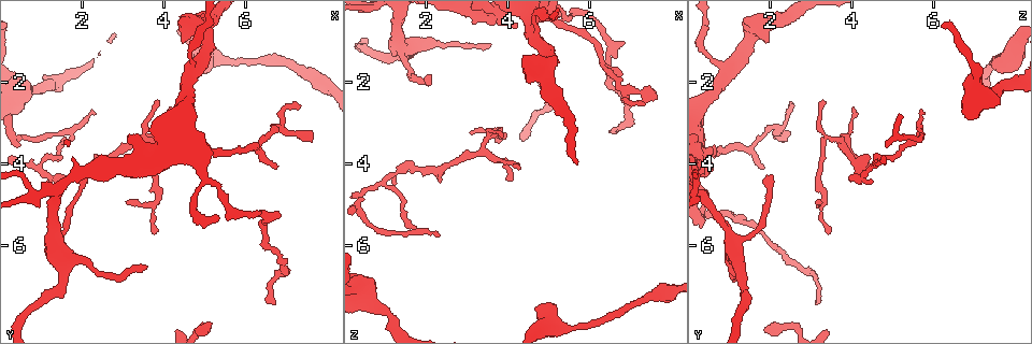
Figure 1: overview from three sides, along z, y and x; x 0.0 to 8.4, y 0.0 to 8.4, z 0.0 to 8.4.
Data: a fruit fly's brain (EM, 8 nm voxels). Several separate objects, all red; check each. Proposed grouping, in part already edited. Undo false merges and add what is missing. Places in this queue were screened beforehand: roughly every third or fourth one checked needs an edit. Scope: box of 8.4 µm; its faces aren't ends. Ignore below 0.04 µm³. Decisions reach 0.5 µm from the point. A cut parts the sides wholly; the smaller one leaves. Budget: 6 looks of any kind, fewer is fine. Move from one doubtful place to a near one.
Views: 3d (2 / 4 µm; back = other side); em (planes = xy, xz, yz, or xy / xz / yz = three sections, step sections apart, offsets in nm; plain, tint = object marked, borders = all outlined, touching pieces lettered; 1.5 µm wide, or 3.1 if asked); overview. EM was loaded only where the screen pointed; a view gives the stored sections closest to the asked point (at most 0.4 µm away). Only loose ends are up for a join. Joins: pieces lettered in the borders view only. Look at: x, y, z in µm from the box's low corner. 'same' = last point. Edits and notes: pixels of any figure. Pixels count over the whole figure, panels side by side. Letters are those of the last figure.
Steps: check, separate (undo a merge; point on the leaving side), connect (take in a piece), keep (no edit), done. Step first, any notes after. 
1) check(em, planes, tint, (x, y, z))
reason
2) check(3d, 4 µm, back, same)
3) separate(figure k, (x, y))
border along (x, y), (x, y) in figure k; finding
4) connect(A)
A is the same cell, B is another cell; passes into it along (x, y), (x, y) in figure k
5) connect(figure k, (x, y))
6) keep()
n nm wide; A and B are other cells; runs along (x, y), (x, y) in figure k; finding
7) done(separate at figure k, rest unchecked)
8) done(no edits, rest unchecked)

check(3d, 4 µm, (2.15, 4.40, 1.90))
an open end

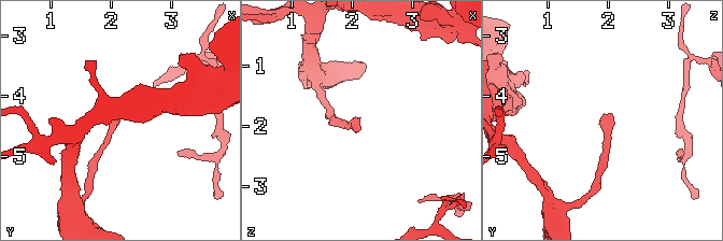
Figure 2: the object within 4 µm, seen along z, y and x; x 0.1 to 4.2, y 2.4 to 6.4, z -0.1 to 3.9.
check(em, planes, borders, (2.15, 4.40, 1.85))
now the EM

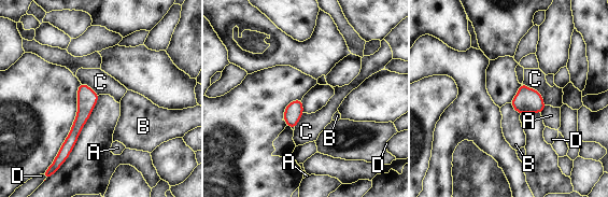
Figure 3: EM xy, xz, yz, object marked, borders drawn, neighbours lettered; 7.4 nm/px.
keep()
A, B, C and D are other cells; runs along (84, 86), (84, 113), (67, 151) in figure 3; no lettered piece goes on from it

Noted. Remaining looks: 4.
check(3d, 2 µm, (1.80, 4.40, 4.10))
abrupt turn

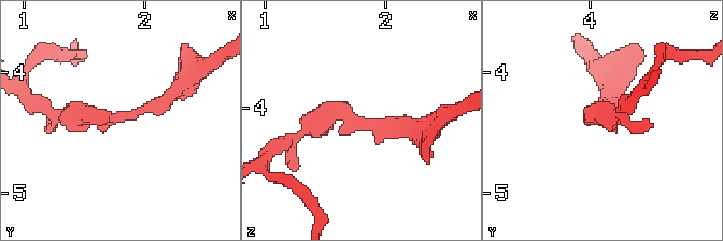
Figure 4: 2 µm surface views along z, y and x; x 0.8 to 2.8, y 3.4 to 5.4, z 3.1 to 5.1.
check(em, yz, step 4, borders, (1.74, 4.40, 4.14))
now the EM

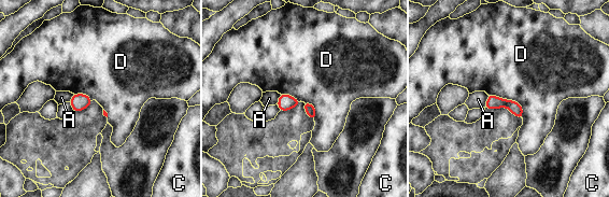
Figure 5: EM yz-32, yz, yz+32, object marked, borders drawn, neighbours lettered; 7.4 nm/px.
keep()
70 nm wide; A, C and D are other cells; all the same neuron

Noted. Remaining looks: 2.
check(em, planes, borders, (3.15, 4.90, 3.25))
tapers out

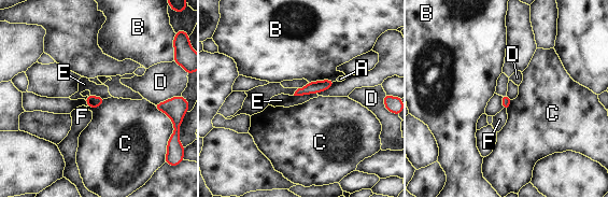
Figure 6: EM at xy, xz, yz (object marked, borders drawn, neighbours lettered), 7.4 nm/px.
keep()
A, B, C, D, E and F are other cells; runs along (330, 82), (298, 93) in figure 6; none of them fits

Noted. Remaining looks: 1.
done(no edits, rest unchecked)

